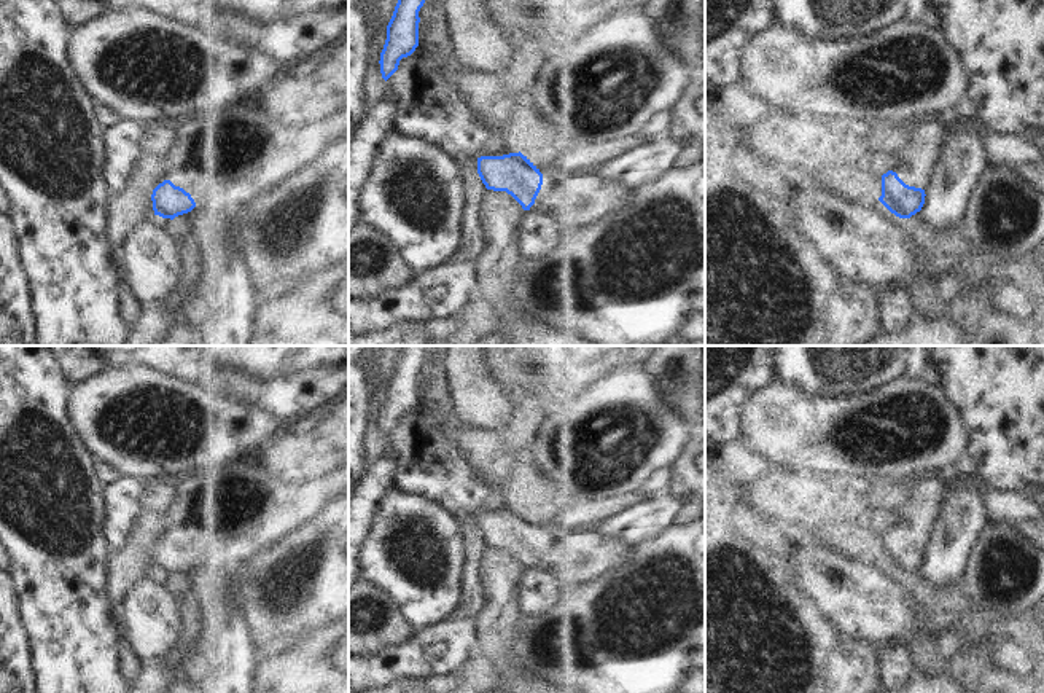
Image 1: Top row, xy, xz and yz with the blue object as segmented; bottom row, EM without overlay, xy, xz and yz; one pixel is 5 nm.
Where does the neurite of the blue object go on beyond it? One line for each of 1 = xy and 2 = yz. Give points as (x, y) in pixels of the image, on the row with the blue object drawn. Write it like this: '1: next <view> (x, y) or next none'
1: next xy (225, 160)
2: next yz (915, 163)

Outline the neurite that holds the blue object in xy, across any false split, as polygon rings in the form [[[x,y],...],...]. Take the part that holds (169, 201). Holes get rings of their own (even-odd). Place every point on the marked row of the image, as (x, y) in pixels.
[[[251,99],[216,112],[181,119],[166,156],[167,178],[151,194],[154,215],[173,220],[201,206],[207,212],[236,213],[261,194],[285,183],[320,158],[334,142],[349,139],[349,107],[312,126],[283,126],[259,110]]]

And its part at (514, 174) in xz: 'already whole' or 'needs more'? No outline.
needs more

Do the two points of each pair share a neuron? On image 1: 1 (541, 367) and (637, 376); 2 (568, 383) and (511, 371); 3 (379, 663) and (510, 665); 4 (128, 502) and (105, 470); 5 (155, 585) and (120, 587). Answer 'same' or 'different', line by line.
1: different
2: same
3: different
4: different
5: different

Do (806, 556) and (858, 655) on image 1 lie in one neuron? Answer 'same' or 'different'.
different

